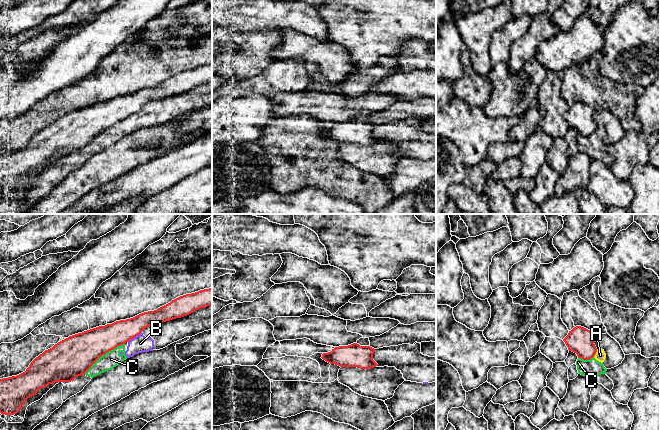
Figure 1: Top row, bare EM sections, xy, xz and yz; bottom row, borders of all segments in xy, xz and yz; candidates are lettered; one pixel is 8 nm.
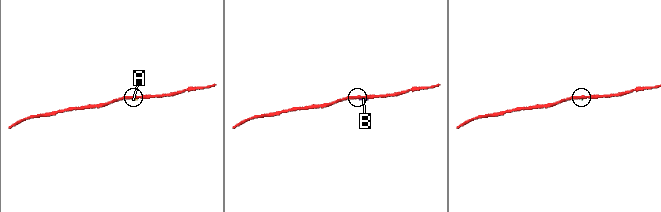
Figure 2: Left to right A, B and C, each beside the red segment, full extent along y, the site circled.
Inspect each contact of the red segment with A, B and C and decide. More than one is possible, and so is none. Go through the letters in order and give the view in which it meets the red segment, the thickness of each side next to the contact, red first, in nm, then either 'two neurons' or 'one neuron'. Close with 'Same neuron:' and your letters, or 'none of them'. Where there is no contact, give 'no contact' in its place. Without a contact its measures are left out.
A: meets red in yz; 220 nm thick on the red side, 90 nm on the other; two neurons
B: meets red in xy; 220 nm thick on the red side, 140 nm on the other; two neurons
C: meets red in xy; 320 nm thick on the red side, 140 nm on the other; two neurons
Same neuron: none of them

